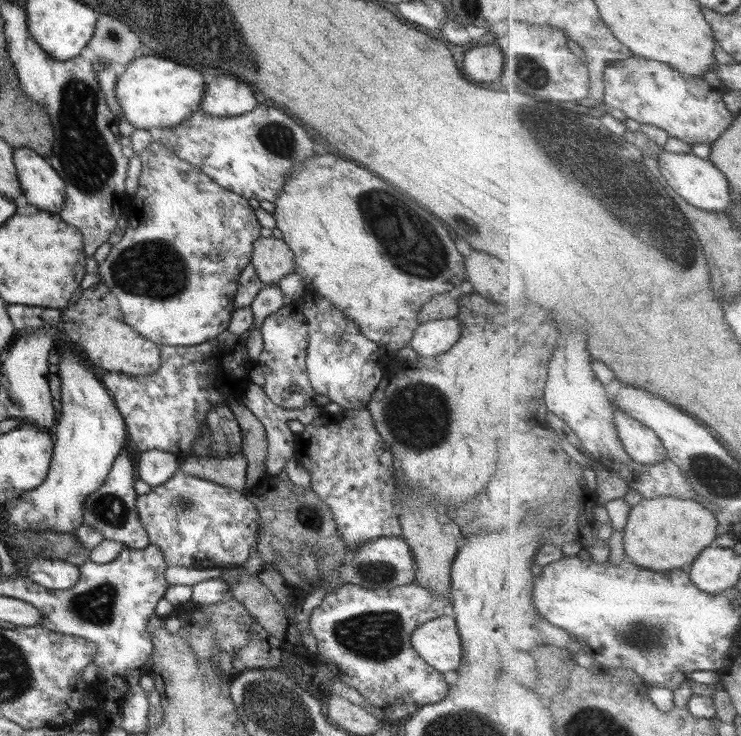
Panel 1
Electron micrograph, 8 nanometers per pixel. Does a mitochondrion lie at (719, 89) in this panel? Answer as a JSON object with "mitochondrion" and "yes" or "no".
{"mitochondrion":"no"}

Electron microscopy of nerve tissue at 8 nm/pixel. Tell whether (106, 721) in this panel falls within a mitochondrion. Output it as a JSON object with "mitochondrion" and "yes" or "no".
{"mitochondrion":"no"}

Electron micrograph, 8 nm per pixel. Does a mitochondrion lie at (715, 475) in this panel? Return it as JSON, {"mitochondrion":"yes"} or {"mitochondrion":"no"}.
{"mitochondrion":"yes"}

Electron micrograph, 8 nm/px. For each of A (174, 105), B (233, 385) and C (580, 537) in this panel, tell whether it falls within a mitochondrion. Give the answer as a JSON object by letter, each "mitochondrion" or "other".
{"A":"other","B":"other","C":"other"}

